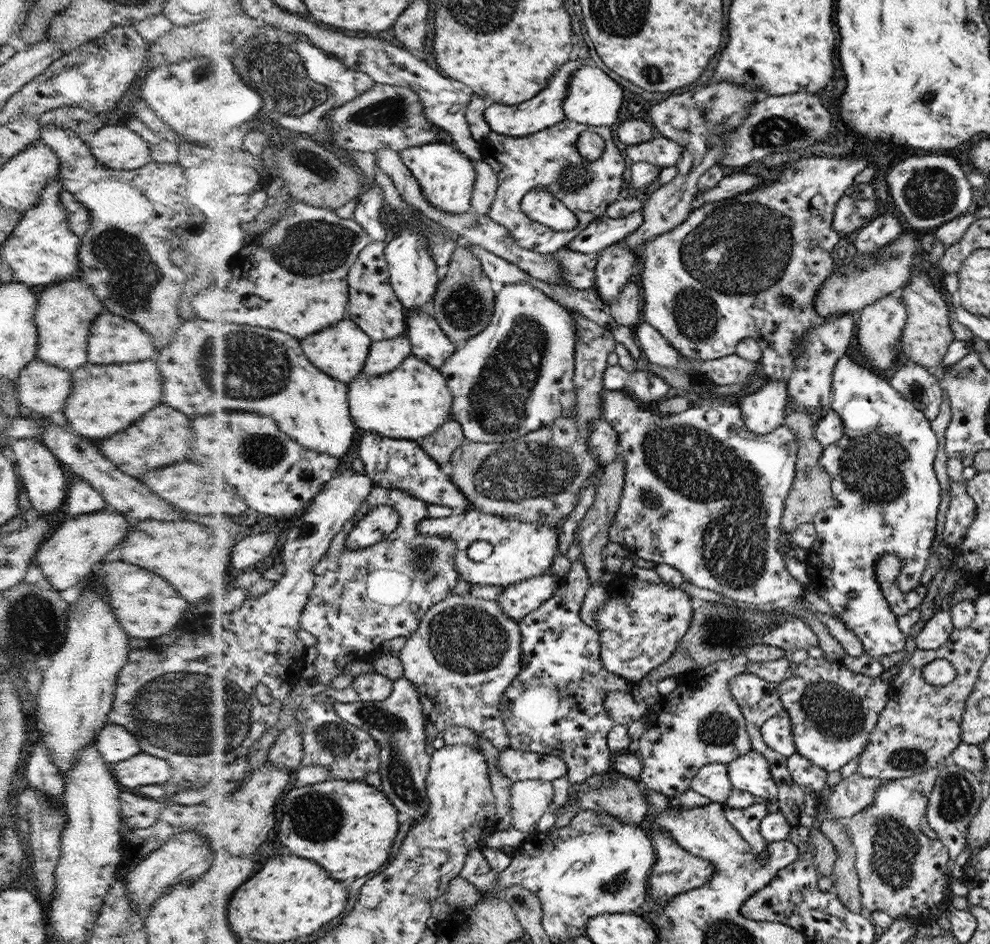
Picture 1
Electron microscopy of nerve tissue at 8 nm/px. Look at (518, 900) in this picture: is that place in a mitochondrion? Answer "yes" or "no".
no

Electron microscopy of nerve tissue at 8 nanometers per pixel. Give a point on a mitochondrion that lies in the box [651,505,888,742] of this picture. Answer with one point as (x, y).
(724, 631)

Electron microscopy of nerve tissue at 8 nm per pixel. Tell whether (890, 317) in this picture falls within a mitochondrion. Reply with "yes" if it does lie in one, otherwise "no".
no

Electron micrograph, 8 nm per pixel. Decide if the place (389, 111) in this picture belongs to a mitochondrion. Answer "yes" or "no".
yes

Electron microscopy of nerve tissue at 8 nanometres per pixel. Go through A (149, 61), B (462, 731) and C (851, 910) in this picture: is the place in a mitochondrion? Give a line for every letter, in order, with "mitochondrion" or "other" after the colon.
A: other
B: other
C: other

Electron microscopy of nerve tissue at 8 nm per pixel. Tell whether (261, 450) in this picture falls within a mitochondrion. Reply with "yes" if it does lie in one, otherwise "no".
yes

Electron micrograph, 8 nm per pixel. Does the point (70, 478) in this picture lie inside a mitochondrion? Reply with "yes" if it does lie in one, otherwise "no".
no

